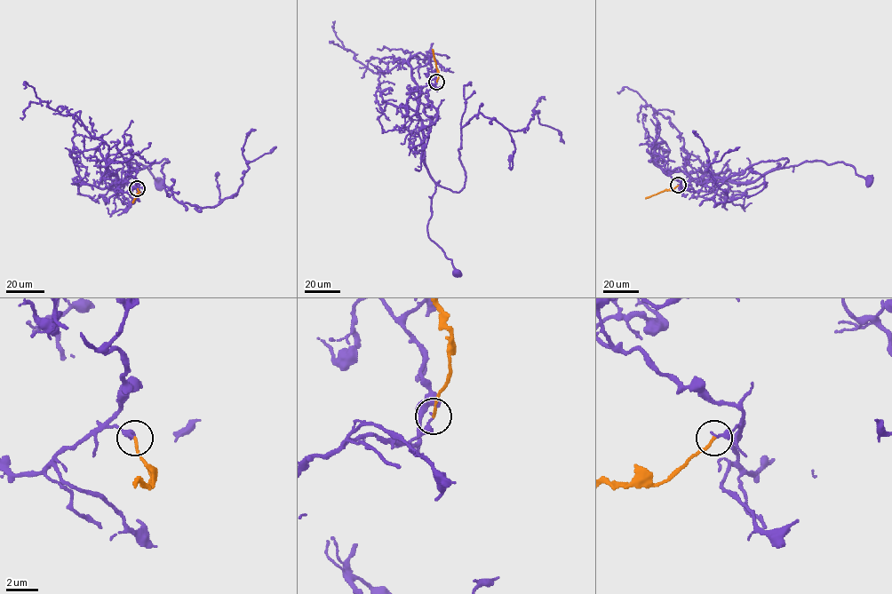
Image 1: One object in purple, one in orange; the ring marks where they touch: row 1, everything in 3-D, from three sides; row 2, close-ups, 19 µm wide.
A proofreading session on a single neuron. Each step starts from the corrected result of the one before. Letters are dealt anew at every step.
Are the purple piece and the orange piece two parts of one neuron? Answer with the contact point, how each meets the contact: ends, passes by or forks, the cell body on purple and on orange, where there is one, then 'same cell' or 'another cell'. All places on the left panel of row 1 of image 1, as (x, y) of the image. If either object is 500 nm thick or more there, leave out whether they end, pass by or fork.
place (137, 188); purple ends; orange ends; soma purple (159, 185); soma orange none; another cell

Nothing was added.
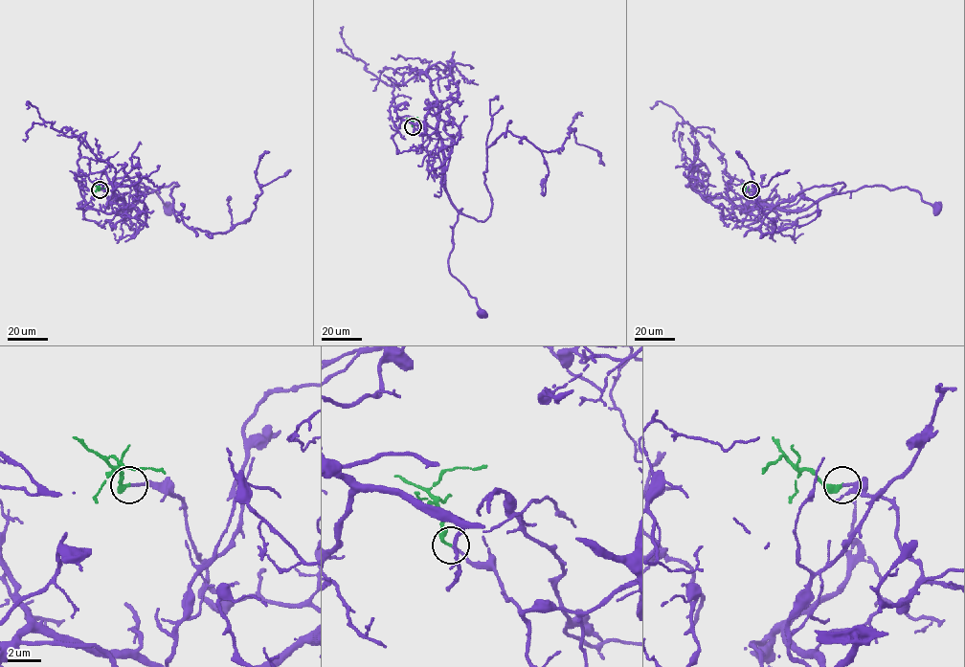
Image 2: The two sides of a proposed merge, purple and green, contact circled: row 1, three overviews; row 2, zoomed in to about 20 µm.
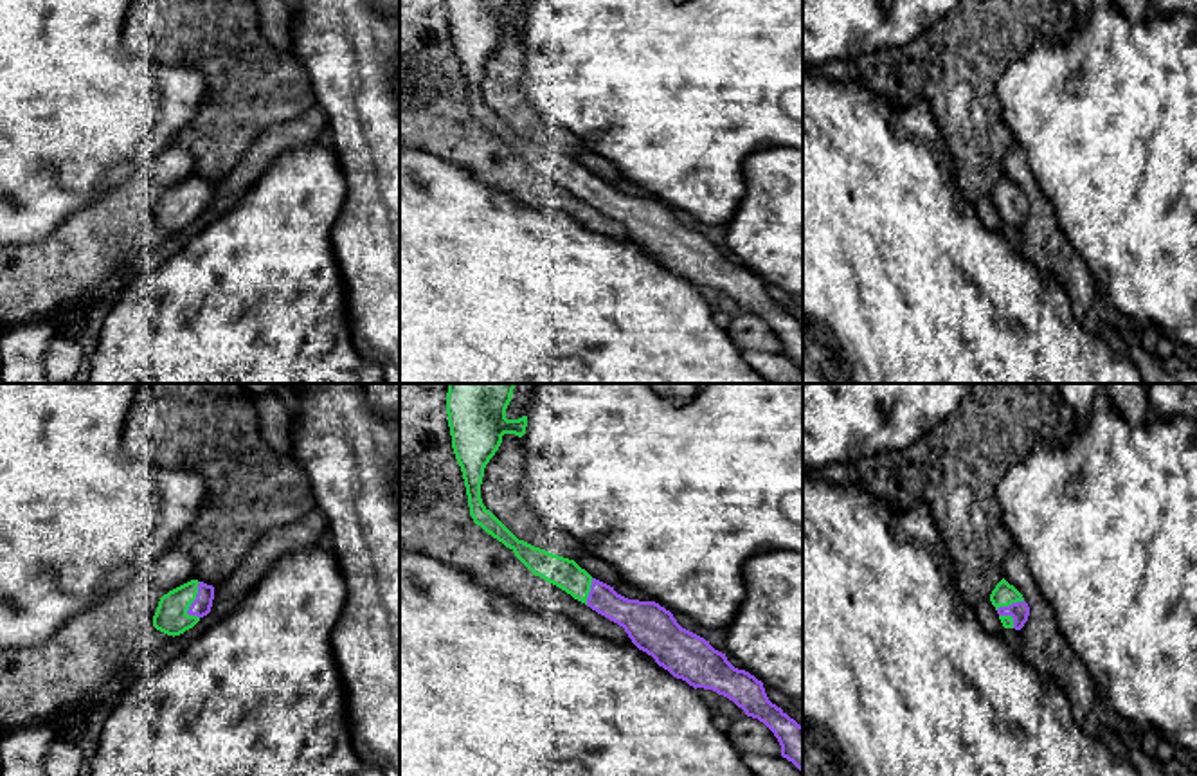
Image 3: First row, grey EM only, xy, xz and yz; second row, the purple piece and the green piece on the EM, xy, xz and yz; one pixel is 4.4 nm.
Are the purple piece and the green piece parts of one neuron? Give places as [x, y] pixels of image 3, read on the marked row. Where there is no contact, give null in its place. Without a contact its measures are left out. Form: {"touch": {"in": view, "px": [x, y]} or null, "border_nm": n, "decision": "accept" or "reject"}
{"touch": {"in": "xy", "px": [191, 604]}, "border_nm": 170, "decision": "accept"}

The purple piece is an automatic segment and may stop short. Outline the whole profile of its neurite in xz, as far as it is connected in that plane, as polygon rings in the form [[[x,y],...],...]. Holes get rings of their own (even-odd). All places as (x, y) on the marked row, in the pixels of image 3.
[[[448,383],[446,414],[452,448],[461,466],[470,515],[488,535],[509,547],[535,574],[625,628],[632,643],[659,666],[689,686],[727,697],[747,717],[763,722],[778,738],[781,756],[803,772],[803,726],[772,704],[763,682],[734,668],[725,654],[704,637],[682,628],[673,614],[655,601],[628,600],[592,578],[574,560],[518,540],[484,504],[484,468],[504,434],[522,438],[527,416],[508,420],[515,383]]]

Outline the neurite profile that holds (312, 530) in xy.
[[[313,510],[286,528],[272,529],[250,547],[248,555],[227,582],[214,585],[211,610],[221,601],[252,591],[263,574],[284,555],[302,547],[322,546],[328,535],[328,519],[319,510]]]

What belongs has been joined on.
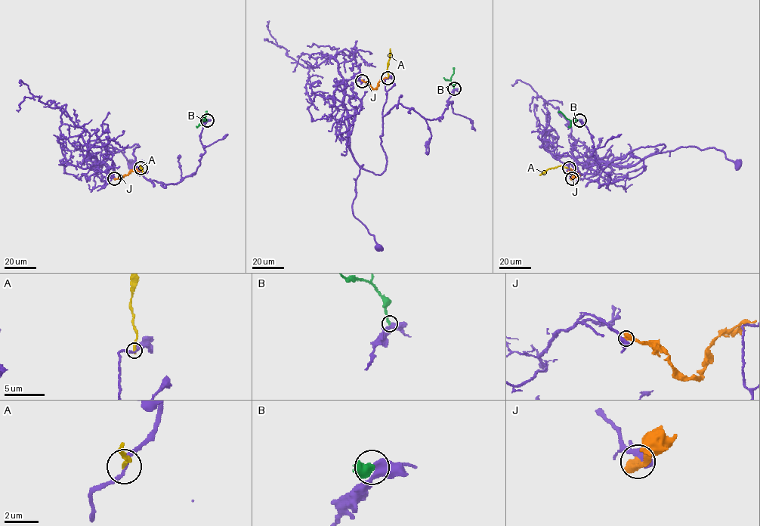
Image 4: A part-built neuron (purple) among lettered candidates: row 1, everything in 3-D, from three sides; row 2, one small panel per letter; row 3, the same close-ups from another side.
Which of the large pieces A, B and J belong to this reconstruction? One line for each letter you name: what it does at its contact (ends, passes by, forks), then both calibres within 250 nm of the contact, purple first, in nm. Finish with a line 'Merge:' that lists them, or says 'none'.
Merge: none

